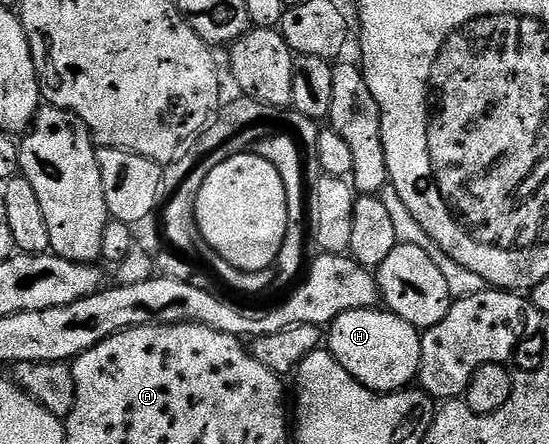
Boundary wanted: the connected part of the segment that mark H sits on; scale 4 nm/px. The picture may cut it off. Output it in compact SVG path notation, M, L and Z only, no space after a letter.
M357 309L341 313L329 324L326 346L343 368L361 385L376 393L410 388L416 382L421 365L423 336L420 328L401 321L386 309Z

